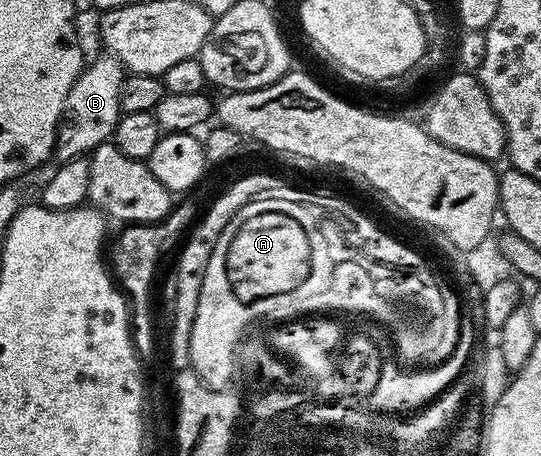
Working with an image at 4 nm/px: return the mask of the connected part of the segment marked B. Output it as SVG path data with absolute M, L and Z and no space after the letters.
M103 54L85 67L68 95L64 115L60 117L60 127L56 130L54 156L57 161L79 160L91 154L98 145L113 139L121 118L120 91L124 89L126 68L112 54Z

